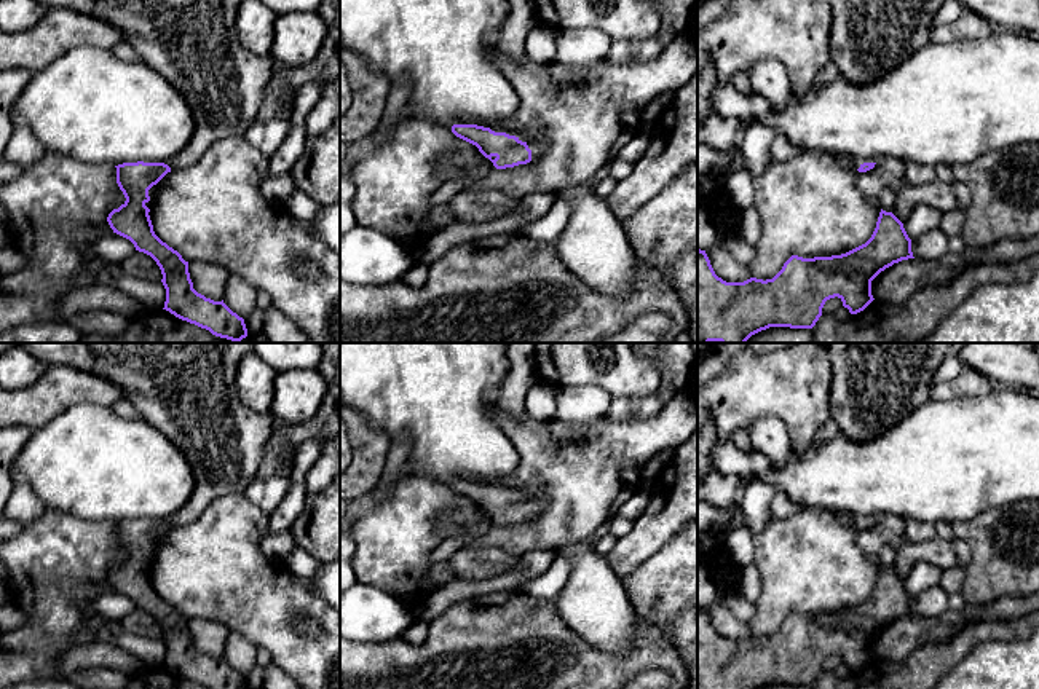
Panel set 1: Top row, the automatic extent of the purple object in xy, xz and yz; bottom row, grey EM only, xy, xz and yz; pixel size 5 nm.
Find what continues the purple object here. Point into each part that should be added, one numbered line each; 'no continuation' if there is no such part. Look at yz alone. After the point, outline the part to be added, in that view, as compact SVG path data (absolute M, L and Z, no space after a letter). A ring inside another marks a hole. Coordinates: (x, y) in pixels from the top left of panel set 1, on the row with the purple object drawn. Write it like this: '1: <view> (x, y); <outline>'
1: yz (848, 161); M841 155L836 158L844 167L859 169L863 163L876 163L876 159L862 159L855 156Z

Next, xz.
1: xz (535, 144); M523 132L519 136L519 140L525 142L531 150L531 161L539 158L544 152L544 142L533 132Z

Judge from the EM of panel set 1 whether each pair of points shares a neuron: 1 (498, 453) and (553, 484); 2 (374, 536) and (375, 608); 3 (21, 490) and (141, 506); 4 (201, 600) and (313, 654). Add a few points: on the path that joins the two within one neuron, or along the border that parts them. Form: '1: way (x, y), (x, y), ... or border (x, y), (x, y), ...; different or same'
1: border (503, 429), (519, 466), (485, 484); different
2: border (356, 579), (393, 594), (407, 608); different
3: border (16, 471), (45, 507); different
4: way (229, 600), (243, 600), (286, 643); same

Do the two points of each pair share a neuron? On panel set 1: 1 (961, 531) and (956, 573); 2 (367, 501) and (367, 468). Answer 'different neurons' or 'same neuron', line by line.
1: different neurons
2: different neurons

